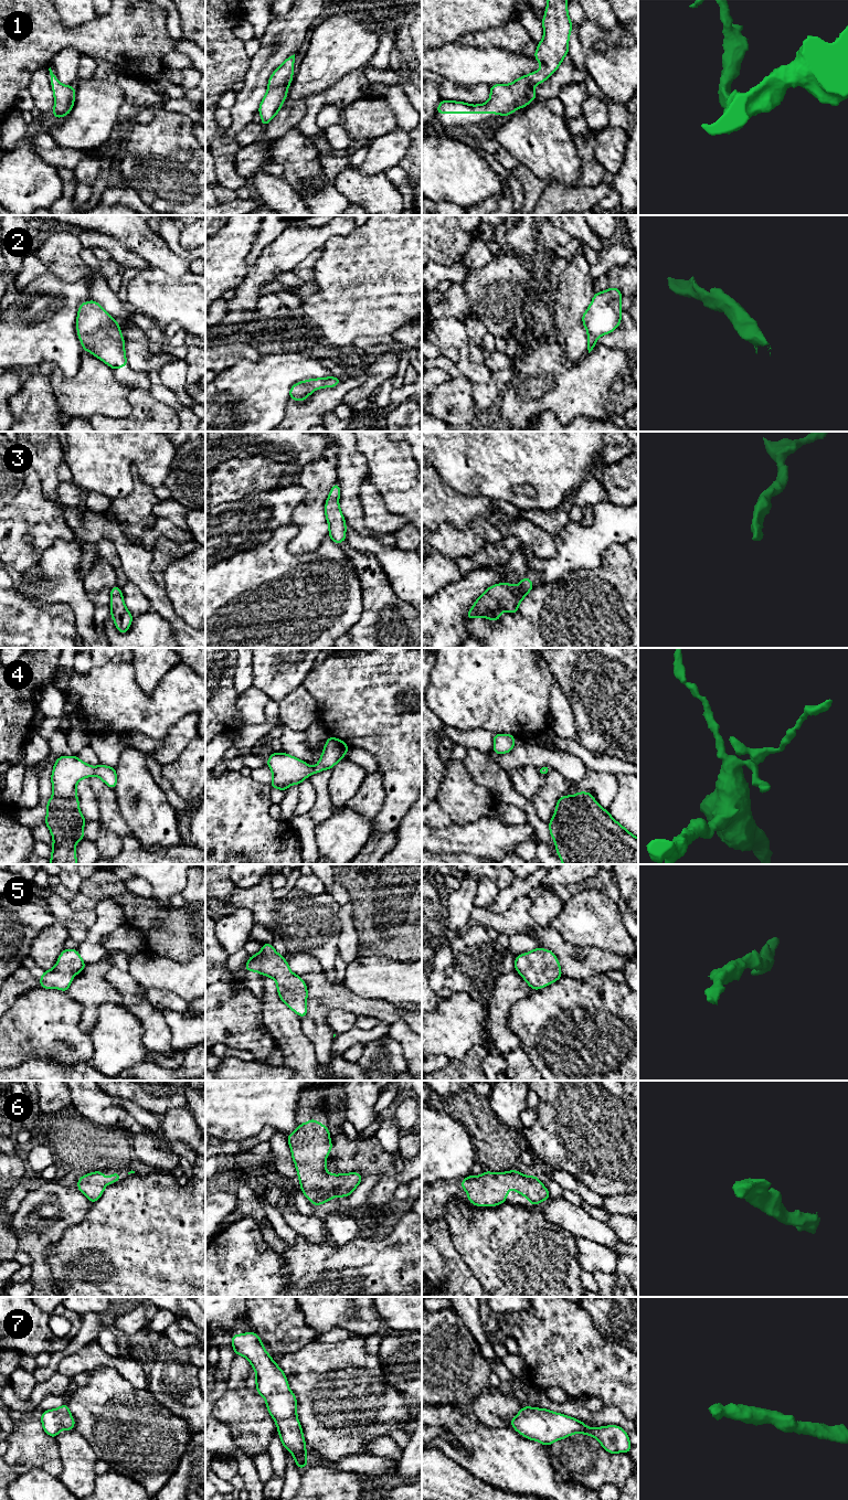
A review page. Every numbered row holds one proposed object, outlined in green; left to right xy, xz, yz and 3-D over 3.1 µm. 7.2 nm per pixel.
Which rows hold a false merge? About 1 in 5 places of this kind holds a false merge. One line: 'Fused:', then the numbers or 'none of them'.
Fused: none of them

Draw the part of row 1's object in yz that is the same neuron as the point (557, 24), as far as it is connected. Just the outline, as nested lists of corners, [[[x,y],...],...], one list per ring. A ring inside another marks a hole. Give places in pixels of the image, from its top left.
[[[548,0],[542,21],[543,39],[538,43],[533,57],[541,63],[538,72],[527,74],[512,83],[490,86],[490,98],[480,105],[441,100],[436,114],[499,114],[507,117],[537,99],[534,85],[542,84],[569,54],[572,22],[568,14],[568,0]]]

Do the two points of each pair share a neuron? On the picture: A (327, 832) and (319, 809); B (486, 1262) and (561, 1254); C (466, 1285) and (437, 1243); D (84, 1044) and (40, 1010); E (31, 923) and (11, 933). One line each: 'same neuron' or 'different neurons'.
A: different neurons
B: same neuron
C: same neuron
D: same neuron
E: same neuron

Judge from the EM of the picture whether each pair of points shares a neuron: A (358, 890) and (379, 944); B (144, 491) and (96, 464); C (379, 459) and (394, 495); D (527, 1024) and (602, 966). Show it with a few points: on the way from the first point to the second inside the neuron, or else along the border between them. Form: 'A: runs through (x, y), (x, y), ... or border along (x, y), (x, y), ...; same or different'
A: runs through (371, 903), (371, 927), (374, 931); same
B: border along (152, 487), (133, 465), (130, 491), (112, 499); different
C: runs through (388, 468), (394, 475), (394, 486); same
D: border along (605, 974), (595, 974), (586, 980), (562, 977); different

